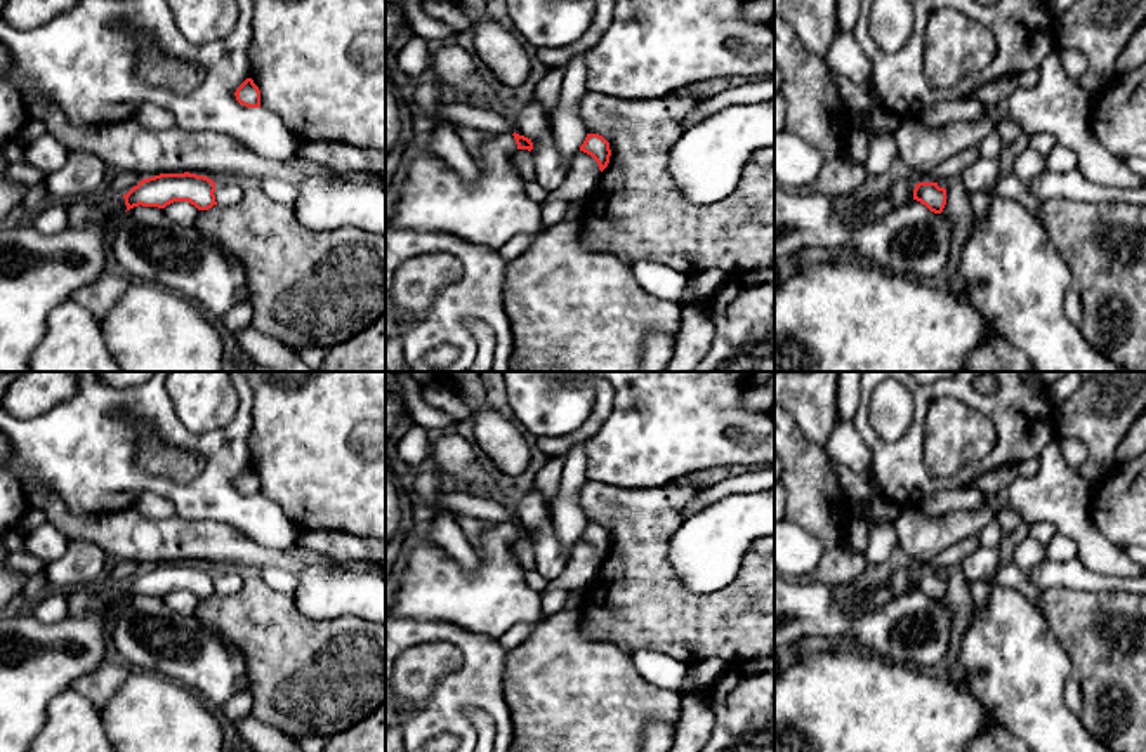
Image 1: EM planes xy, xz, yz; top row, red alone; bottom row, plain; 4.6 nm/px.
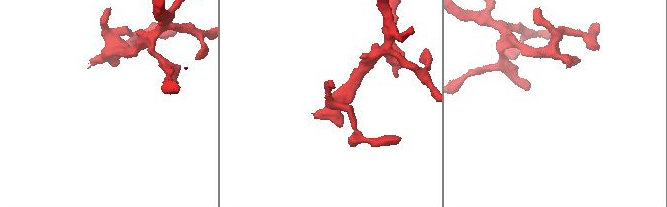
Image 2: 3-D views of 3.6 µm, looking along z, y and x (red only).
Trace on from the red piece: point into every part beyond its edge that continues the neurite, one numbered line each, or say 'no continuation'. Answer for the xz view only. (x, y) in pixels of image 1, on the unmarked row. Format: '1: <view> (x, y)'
1: xz (493, 598)

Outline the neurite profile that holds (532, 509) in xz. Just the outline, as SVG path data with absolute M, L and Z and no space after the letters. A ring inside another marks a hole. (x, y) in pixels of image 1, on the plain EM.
M531 483L512 507L516 523L528 526L533 531L533 549L537 571L545 580L559 578L570 561L570 554L561 545L552 524L552 504Z

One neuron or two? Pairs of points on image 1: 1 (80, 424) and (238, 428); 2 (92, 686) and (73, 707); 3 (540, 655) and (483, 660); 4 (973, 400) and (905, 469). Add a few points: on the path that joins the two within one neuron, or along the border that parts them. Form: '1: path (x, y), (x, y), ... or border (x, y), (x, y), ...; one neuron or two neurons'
1: path (124, 468), (171, 490), (195, 490), (214, 471); one neuron
2: border (72, 688), (99, 709); two neurons
3: border (509, 652), (504, 662), (504, 699); two neurons
4: path (943, 389), (935, 389), (921, 403), (912, 440); one neuron

